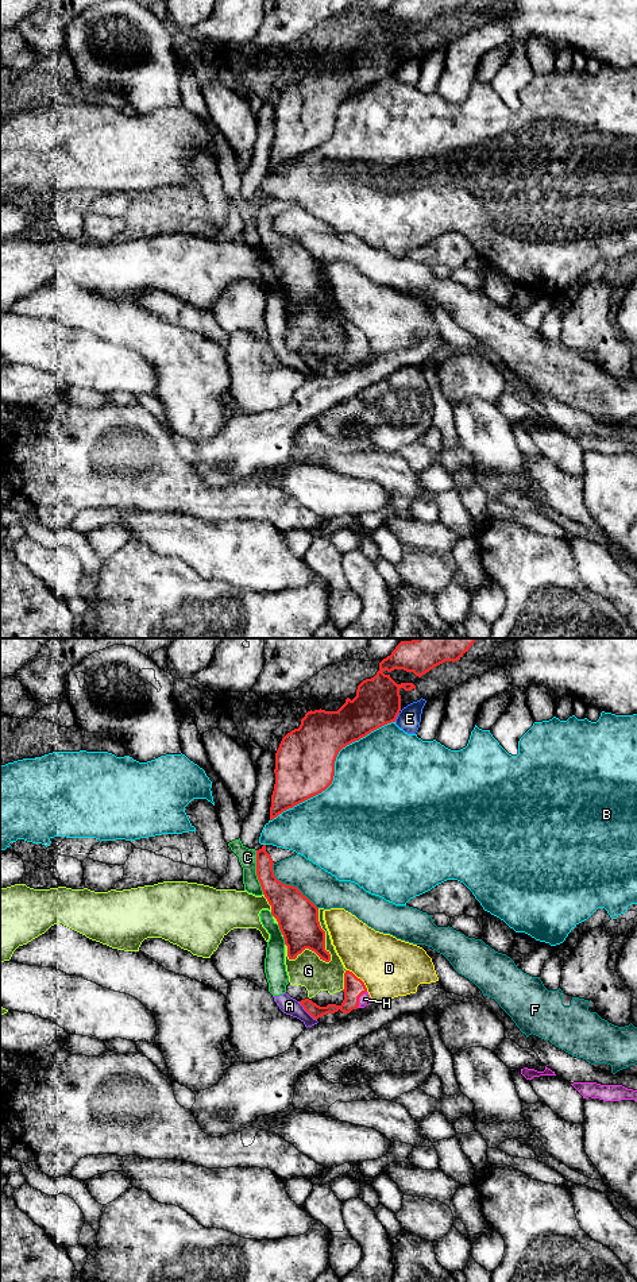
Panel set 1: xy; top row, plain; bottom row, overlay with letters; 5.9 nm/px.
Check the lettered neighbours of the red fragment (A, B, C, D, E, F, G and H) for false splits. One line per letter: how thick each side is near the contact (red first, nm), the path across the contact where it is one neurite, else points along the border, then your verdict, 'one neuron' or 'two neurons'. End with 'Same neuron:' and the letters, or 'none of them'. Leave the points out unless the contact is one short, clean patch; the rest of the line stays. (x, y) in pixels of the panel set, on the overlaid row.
A: 80 nm thick on the red side, 110 nm on the other; border along xy (298, 1001), (316, 1020); two neurons
B: 360 nm thick on the red side, 480 nm on the other; two neurons
C: 200 nm thick on the red side, 110 nm on the other; two neurons
D: 120 nm thick on the red side, 360 nm on the other; two neurons
E: 280 nm thick on the red side, 140 nm on the other; two neurons
F: 240 nm thick on the red side, 200 nm on the other; border along xy (271, 865), (273, 873), (281, 881), (294, 885), (317, 908); two neurons
G: 240 nm thick on the red side, 200 nm on the other; two neurons
H: 120 nm thick on the red side, 70 nm on the other; runs through xy (354, 988), (358, 999), (365, 999); one neuron
Same neuron: H

